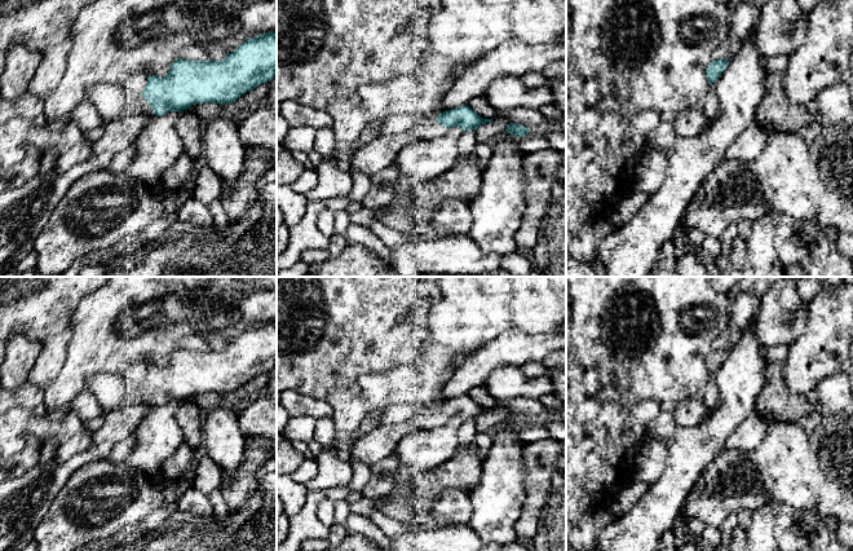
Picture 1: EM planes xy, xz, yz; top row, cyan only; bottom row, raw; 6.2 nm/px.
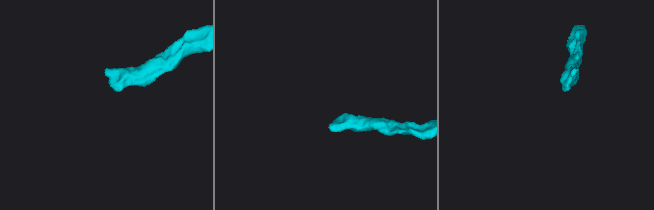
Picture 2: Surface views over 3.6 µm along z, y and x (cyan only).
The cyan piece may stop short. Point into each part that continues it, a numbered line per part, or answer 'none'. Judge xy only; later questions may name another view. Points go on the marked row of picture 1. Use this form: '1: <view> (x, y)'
1: xy (135, 105)

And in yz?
1: yz (708, 105)

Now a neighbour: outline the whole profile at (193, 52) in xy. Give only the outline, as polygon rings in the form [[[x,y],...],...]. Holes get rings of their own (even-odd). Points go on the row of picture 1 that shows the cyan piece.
[[[189,45],[182,48],[180,50],[180,58],[190,61],[211,61],[209,54],[203,45]]]

